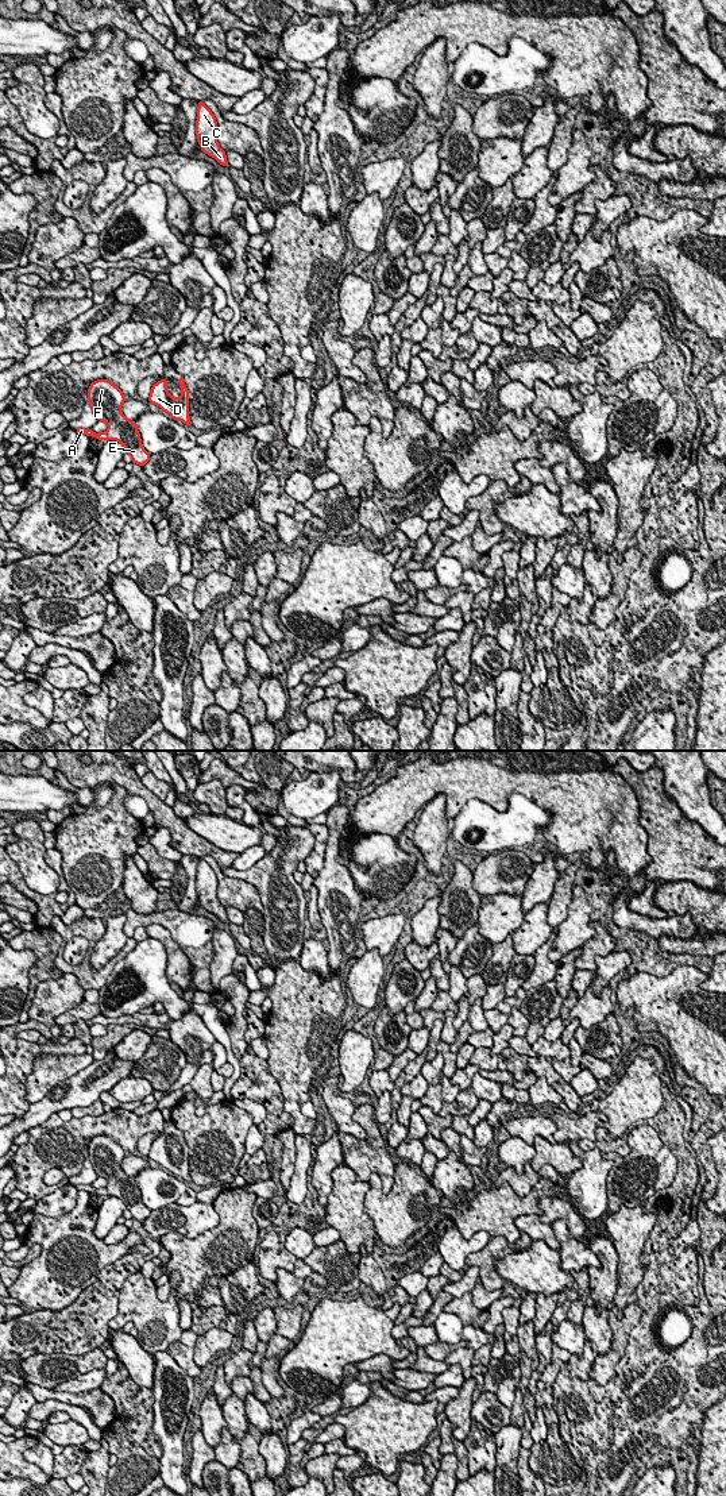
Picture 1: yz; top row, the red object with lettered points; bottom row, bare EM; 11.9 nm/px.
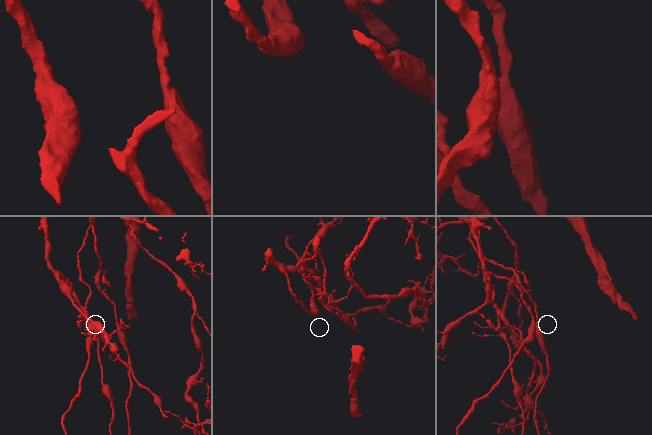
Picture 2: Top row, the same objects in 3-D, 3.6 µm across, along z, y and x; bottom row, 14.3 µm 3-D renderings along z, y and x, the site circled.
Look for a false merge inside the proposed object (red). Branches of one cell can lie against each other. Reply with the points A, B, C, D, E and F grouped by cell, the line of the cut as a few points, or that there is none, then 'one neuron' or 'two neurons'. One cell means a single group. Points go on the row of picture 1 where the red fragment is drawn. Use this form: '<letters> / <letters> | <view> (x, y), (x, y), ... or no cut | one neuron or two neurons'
A B C D E F | no cut | one neuron

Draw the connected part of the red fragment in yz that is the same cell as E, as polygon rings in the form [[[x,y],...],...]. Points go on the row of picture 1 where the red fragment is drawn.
[[[97,379],[88,389],[88,401],[97,420],[104,421],[108,429],[96,433],[92,429],[76,428],[76,432],[103,442],[116,440],[125,448],[134,463],[144,466],[151,455],[142,444],[135,421],[128,420],[121,412],[125,401],[123,392],[109,379]]]

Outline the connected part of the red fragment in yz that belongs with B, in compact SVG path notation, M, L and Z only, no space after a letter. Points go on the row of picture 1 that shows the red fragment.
M198 101L197 107L196 135L197 142L205 154L215 158L220 165L229 166L225 151L217 142L216 117L204 101Z

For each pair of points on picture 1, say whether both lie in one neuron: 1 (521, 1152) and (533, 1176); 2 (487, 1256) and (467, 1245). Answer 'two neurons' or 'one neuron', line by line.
1: two neurons
2: two neurons

